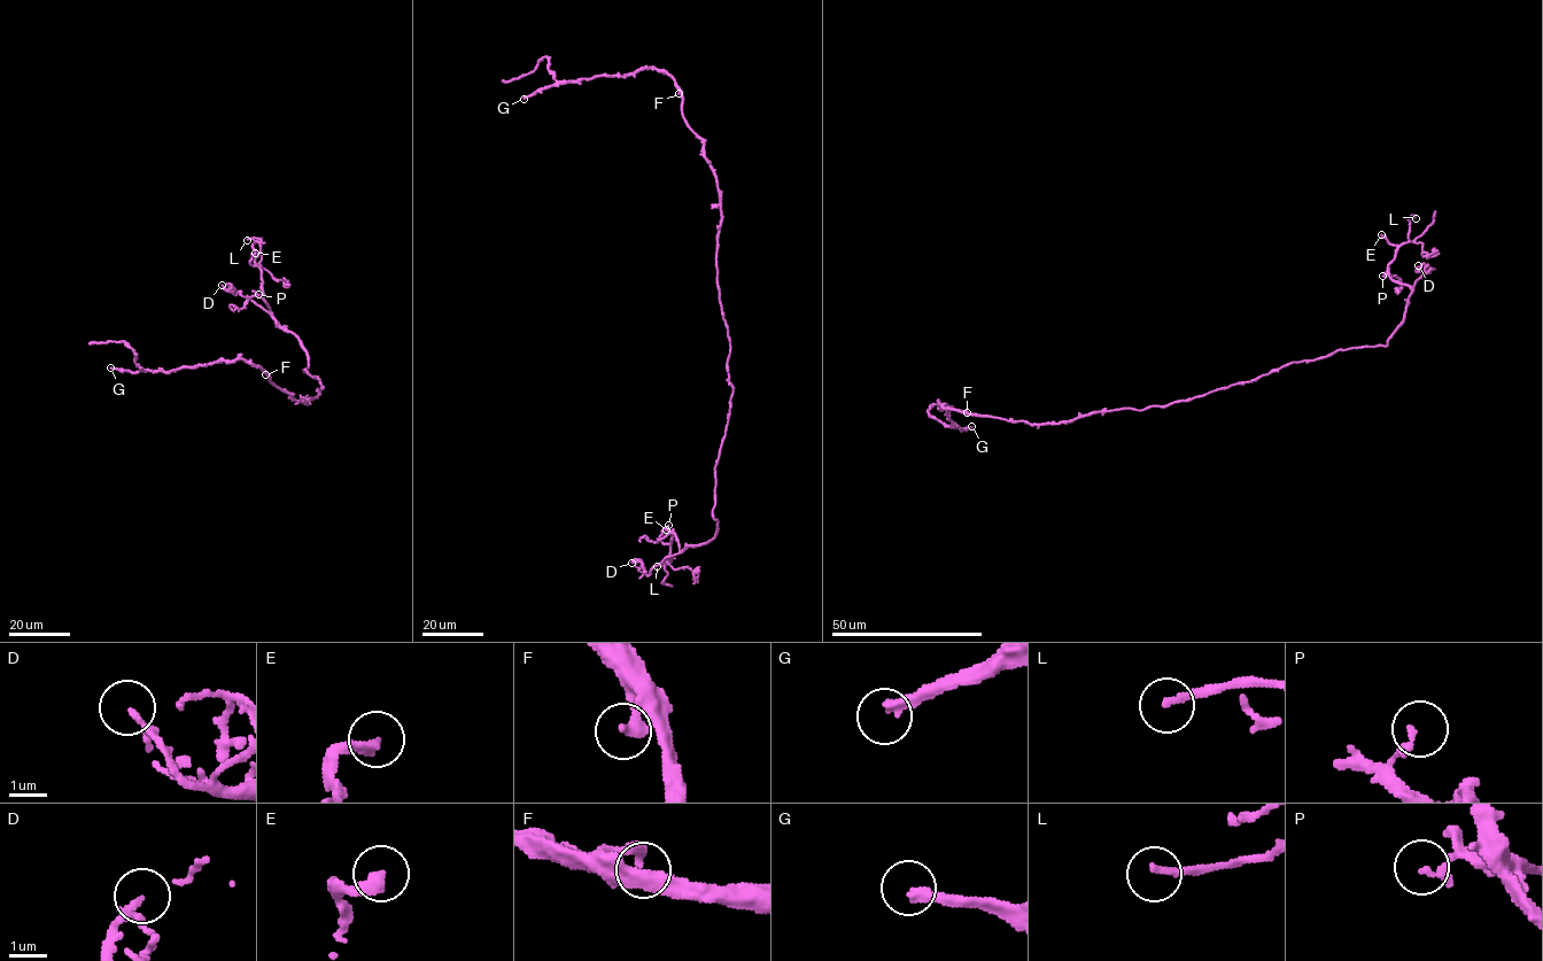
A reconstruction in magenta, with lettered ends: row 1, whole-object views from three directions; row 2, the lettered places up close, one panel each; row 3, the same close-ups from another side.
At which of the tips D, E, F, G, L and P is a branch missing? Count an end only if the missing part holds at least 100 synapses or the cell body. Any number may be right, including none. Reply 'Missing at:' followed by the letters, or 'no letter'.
Missing at: G

